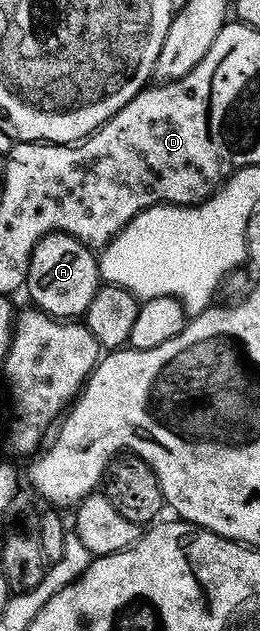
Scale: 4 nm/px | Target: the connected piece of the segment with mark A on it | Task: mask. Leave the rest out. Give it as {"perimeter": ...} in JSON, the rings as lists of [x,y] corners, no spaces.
{"perimeter":[[[47,234],[34,248],[28,265],[26,291],[37,310],[61,320],[79,319],[88,311],[94,292],[102,285],[97,255],[73,234]]]}

